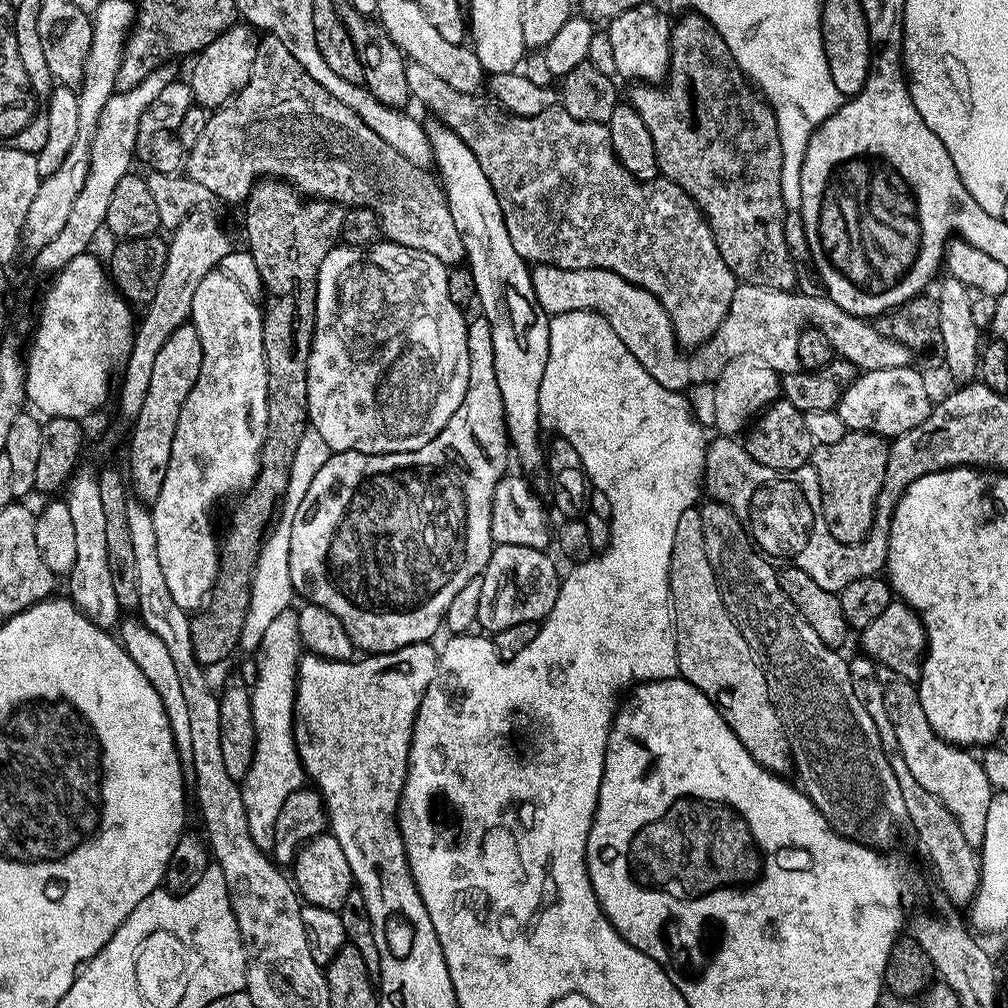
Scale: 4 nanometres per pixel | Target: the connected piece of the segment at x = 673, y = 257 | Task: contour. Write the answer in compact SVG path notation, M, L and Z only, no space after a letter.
M408 62L405 70L410 96L416 100L417 98L420 99L432 111L431 115L435 119L448 128L452 128L454 134L458 134L458 138L462 138L462 142L466 142L466 146L470 146L470 150L474 150L474 158L478 158L486 178L490 178L490 186L494 186L494 194L498 198L498 206L502 206L502 214L506 222L506 230L510 234L510 242L514 242L514 250L518 250L518 254L523 260L531 262L533 265L549 264L550 266L565 268L566 270L586 270L587 268L610 270L614 274L626 278L631 284L637 284L640 288L644 288L650 294L654 294L660 299L672 323L672 329L676 335L676 343L680 345L681 349L696 350L708 343L708 339L720 329L720 323L723 322L730 310L738 281L730 270L730 266L726 266L726 262L722 262L722 254L718 254L718 242L714 242L714 234L710 230L708 221L704 219L703 212L678 185L663 178L636 180L632 177L621 166L614 154L610 130L607 124L582 122L581 120L570 118L570 114L566 114L563 106L542 110L542 114L537 116L513 116L511 112L500 107L499 104L491 99L485 98L483 100L483 95L454 90L454 86L446 86L446 82L442 82L442 78L438 78L438 74L433 74L431 70L426 70L426 66L418 66Z

